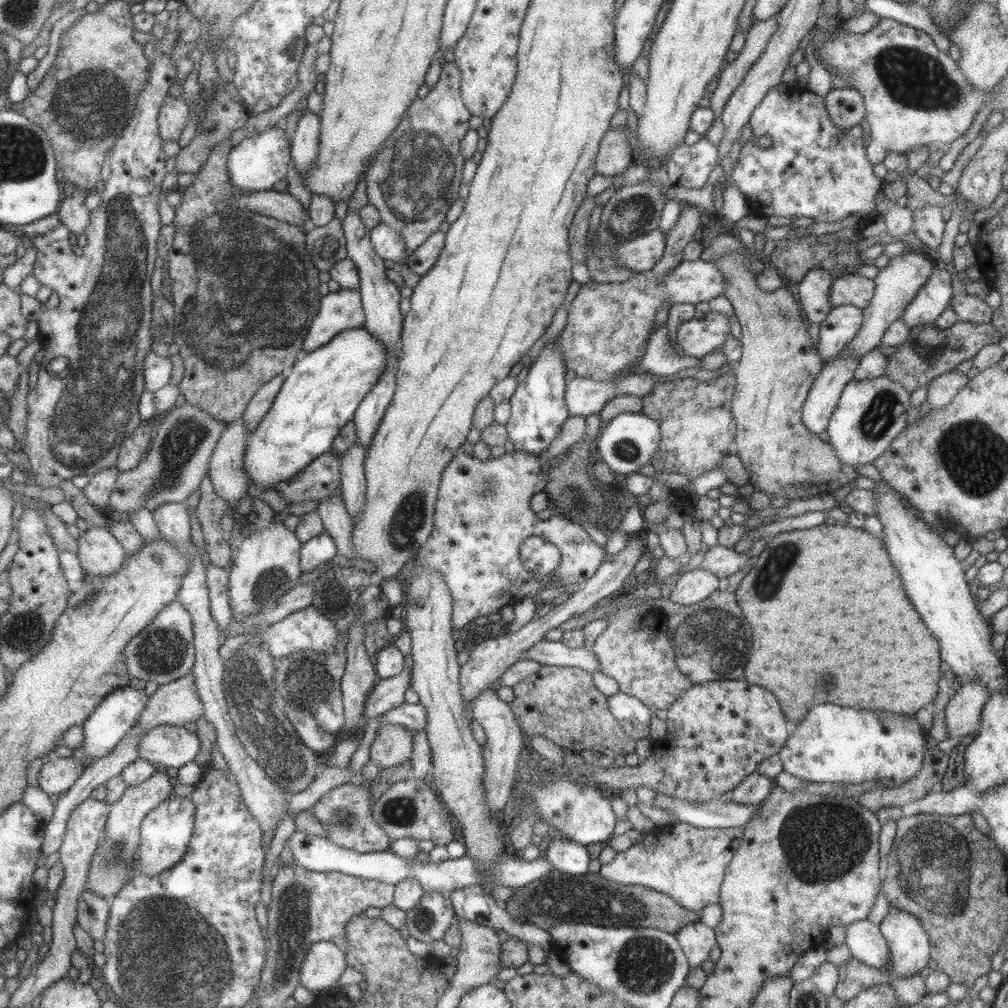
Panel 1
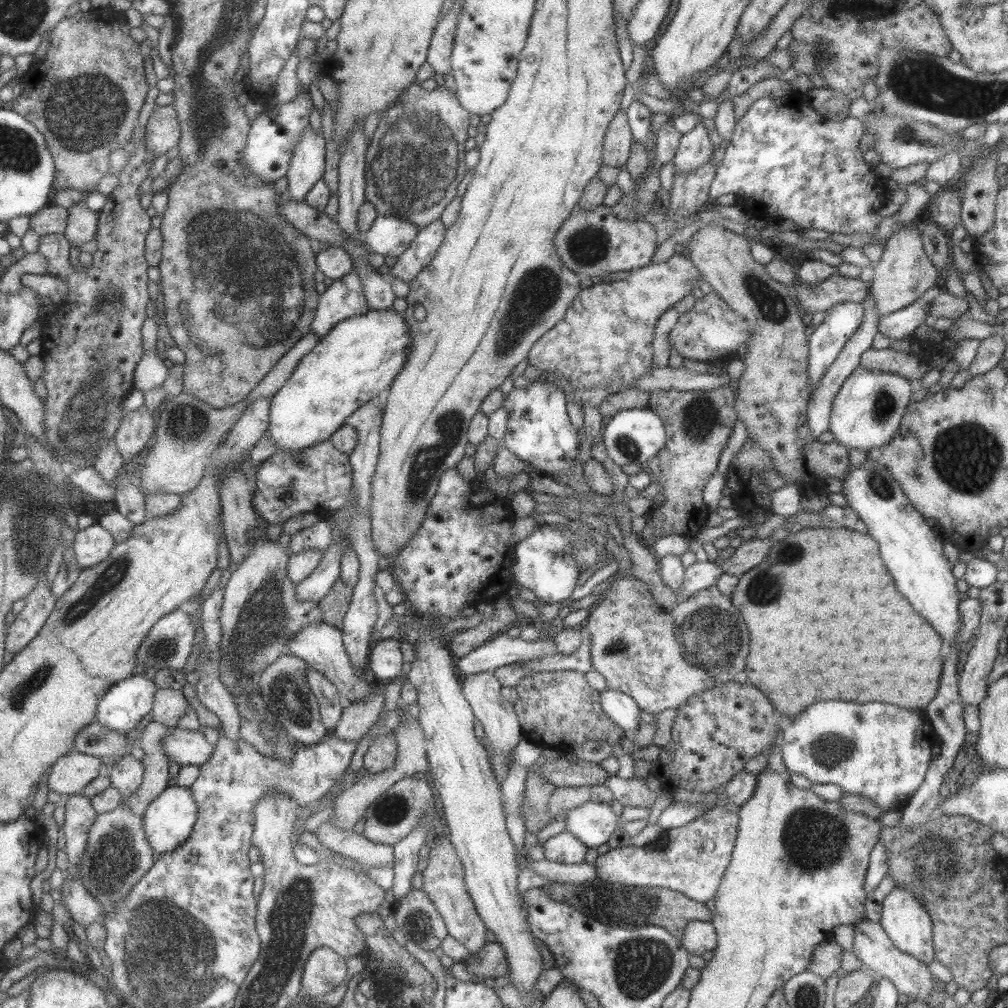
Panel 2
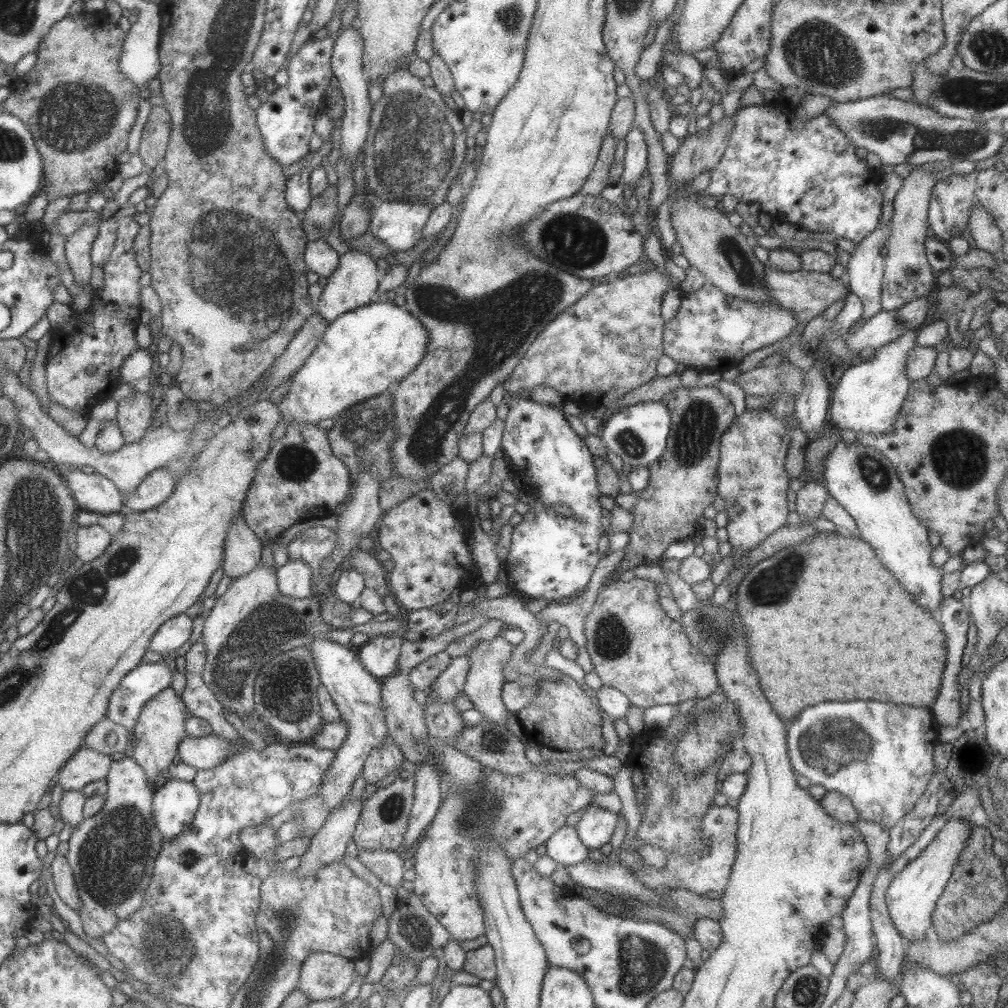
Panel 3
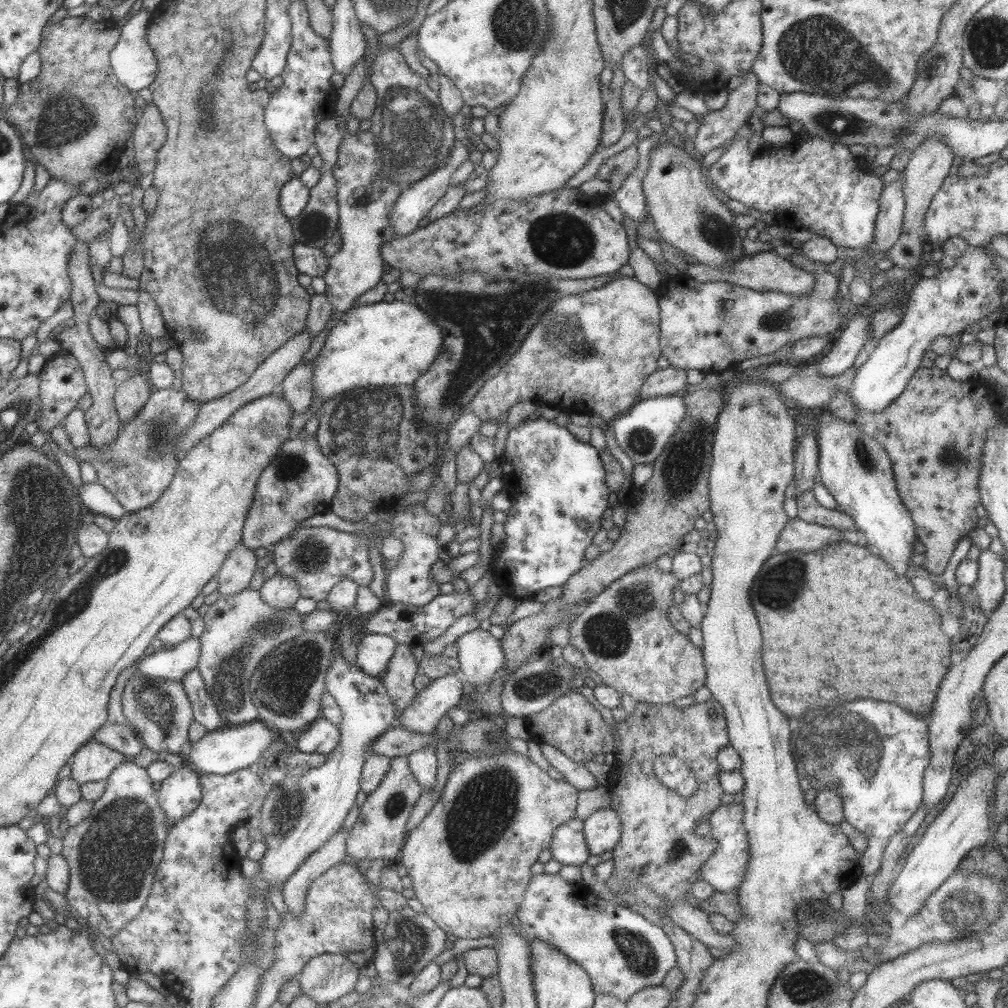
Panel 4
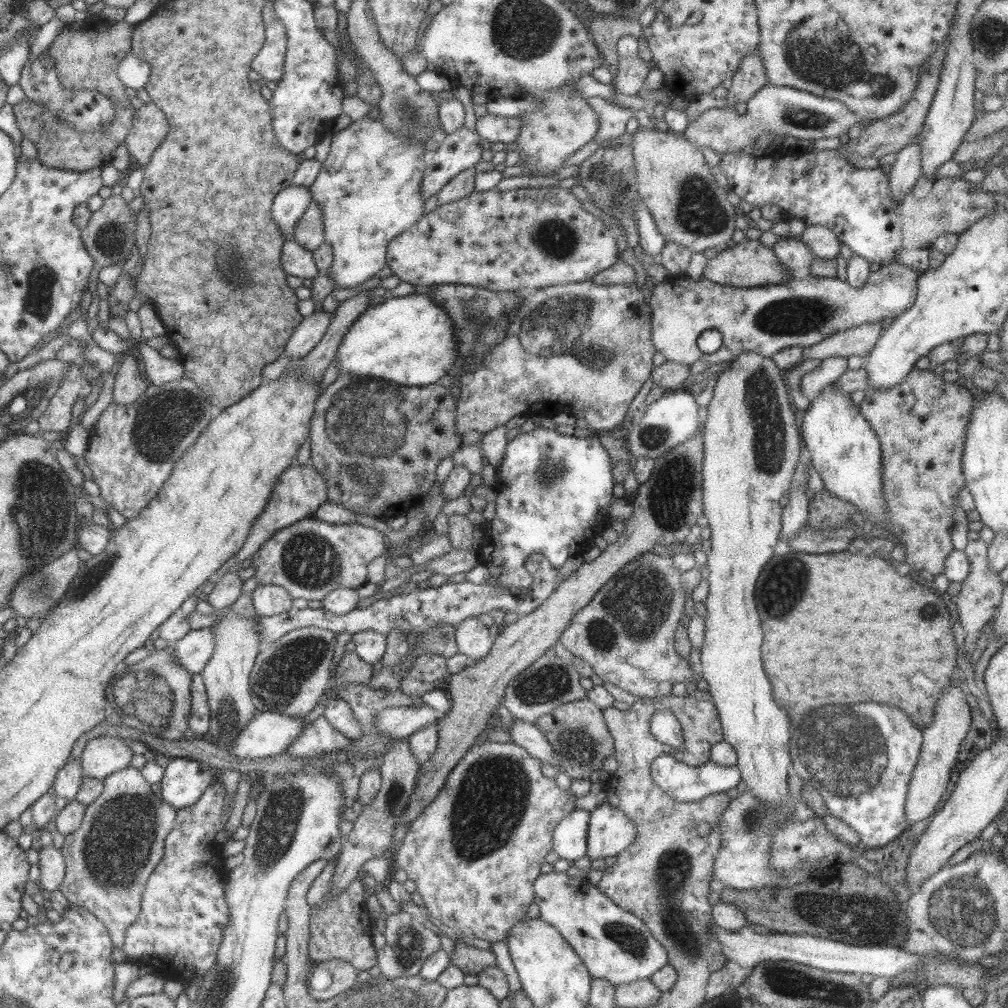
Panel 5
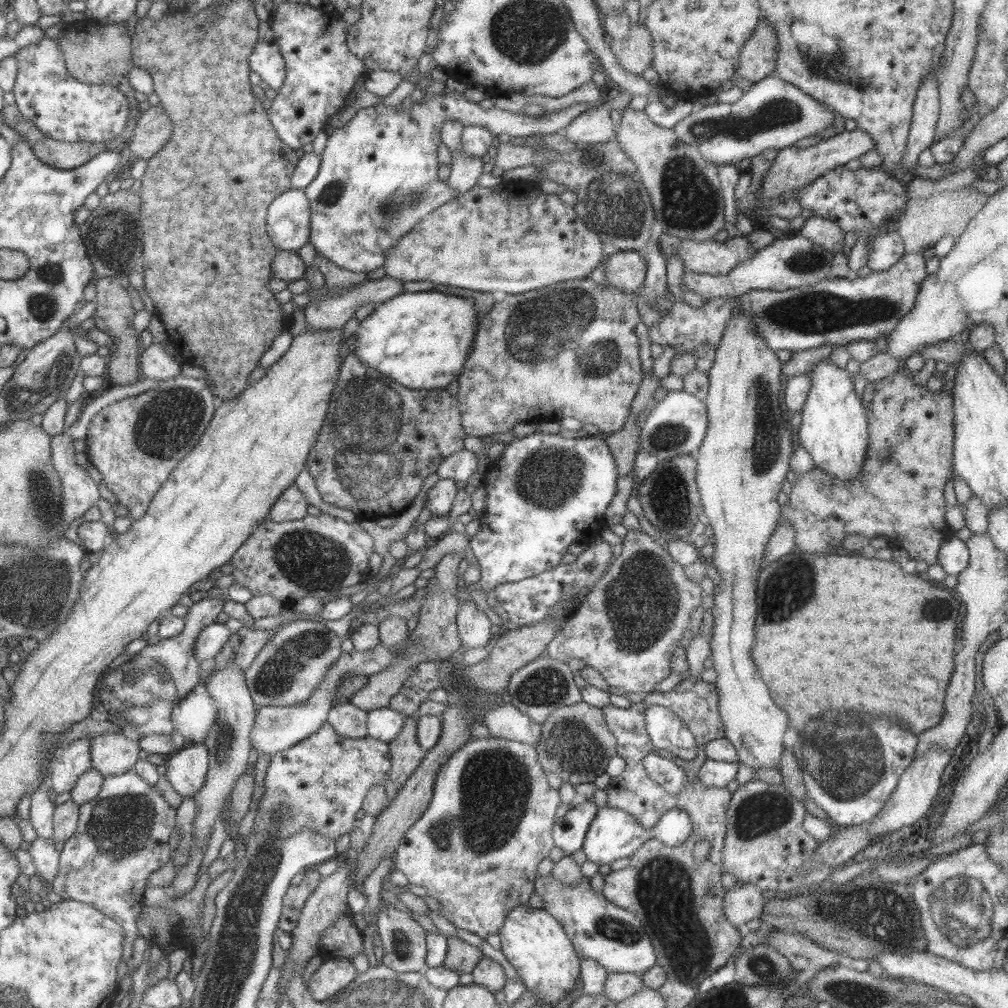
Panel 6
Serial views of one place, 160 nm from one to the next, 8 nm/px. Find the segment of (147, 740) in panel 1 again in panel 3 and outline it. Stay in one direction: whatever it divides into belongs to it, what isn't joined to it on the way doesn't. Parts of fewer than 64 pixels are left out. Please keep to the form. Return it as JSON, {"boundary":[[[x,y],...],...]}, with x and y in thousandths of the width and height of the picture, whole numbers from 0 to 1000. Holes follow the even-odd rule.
{"boundary":[[[211,726],[199,731],[183,729],[176,741],[180,757],[195,764],[207,764],[219,758],[230,746],[234,746],[232,738]]]}

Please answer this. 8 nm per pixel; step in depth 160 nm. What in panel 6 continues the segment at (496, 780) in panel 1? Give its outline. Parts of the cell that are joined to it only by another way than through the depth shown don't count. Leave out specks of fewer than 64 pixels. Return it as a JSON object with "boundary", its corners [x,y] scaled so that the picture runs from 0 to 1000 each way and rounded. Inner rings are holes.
{"boundary":[[[469,596],[456,599],[452,607],[452,622],[456,636],[464,643],[486,640],[489,636],[487,617]]]}

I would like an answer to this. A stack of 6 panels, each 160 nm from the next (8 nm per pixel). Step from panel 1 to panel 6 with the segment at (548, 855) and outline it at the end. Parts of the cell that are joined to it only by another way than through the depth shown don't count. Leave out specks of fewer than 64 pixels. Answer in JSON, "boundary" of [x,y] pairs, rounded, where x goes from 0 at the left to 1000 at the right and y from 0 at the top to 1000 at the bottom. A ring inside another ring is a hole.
{"boundary":[[[578,795],[560,805],[548,819],[550,839],[563,848],[577,841],[580,824],[590,810],[593,800],[588,795]]]}

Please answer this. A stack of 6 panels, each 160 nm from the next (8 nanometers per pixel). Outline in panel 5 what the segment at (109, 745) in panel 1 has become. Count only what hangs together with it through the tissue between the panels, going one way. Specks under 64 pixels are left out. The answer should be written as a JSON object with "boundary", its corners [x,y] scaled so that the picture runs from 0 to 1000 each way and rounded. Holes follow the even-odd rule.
{"boundary":[[[207,622],[188,625],[174,636],[173,652],[189,669],[198,669],[212,646],[212,631]]]}

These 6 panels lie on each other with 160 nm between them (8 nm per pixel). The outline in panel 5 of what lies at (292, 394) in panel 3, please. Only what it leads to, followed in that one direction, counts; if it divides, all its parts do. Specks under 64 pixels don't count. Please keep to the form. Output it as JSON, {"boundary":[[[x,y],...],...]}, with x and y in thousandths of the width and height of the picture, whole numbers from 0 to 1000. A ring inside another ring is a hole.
{"boundary":[[[410,290],[403,294],[398,295],[388,295],[383,294],[379,301],[376,301],[372,304],[364,305],[353,316],[350,321],[344,326],[344,329],[341,330],[340,335],[337,337],[332,356],[336,362],[336,370],[342,368],[346,372],[354,373],[367,373],[372,376],[382,375],[382,377],[388,377],[388,380],[401,381],[405,384],[419,384],[424,383],[430,380],[436,380],[438,377],[440,377],[448,365],[450,365],[451,360],[453,359],[453,349],[452,349],[452,339],[449,335],[449,325],[445,323],[447,321],[447,315],[441,313],[439,306],[432,304],[432,297],[429,297],[427,294],[422,294],[422,292],[416,292],[416,290]]]}

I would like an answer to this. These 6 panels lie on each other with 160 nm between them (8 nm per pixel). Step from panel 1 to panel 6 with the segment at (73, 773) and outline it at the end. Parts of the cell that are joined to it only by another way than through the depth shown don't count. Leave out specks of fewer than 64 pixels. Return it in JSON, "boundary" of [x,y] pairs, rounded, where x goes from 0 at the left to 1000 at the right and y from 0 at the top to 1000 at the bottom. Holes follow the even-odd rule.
{"boundary":[[[120,725],[97,728],[96,730],[89,732],[90,763],[99,766],[102,771],[130,765],[132,764],[131,760],[137,753],[138,744],[137,736],[124,731]]]}

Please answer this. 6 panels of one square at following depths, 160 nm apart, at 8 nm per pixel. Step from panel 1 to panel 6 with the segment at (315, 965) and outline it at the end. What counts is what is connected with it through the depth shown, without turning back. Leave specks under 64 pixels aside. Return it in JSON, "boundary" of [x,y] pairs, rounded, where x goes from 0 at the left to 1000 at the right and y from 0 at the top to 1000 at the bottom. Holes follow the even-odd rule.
{"boundary":[[[324,952],[309,966],[306,982],[311,992],[318,994],[337,984],[354,968],[352,960],[344,952]]]}

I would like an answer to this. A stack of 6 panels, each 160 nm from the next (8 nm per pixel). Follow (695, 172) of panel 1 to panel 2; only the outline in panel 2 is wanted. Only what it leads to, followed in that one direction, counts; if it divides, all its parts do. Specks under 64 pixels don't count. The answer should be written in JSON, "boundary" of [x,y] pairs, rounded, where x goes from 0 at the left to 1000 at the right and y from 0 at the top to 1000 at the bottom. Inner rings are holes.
{"boundary":[[[692,117],[691,123],[675,135],[672,149],[667,155],[670,172],[676,173],[692,166],[706,156],[708,148],[701,136],[701,130]]]}

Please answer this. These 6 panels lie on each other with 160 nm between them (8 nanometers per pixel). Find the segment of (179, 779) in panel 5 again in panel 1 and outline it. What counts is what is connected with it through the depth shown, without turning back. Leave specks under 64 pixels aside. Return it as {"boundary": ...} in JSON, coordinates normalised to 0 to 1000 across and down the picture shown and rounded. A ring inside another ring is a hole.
{"boundary":[[[168,788],[152,804],[146,806],[139,817],[139,834],[136,851],[141,859],[140,867],[149,870],[163,864],[181,852],[192,820],[192,798],[188,791]]]}

